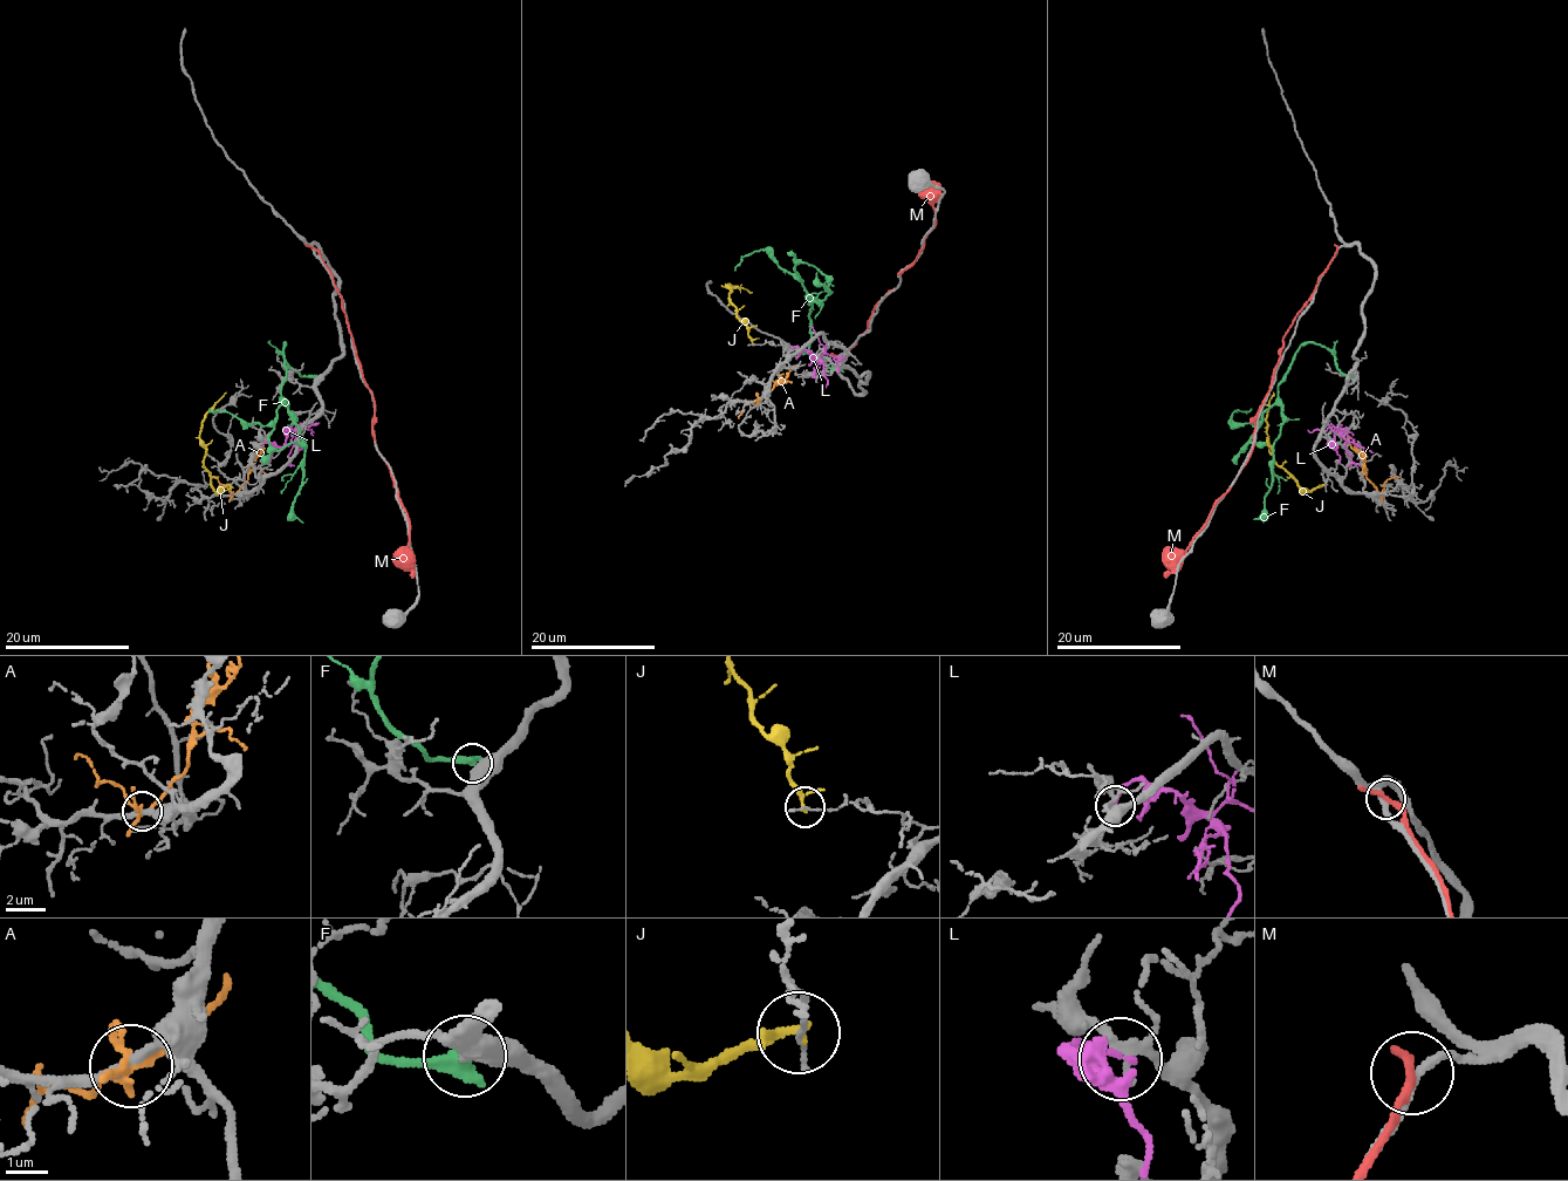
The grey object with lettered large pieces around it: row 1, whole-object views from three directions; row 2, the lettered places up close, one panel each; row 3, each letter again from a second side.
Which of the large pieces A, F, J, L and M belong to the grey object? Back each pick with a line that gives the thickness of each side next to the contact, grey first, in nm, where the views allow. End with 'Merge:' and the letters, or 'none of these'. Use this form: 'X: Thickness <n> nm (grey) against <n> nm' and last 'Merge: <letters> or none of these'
Merge: none of these

